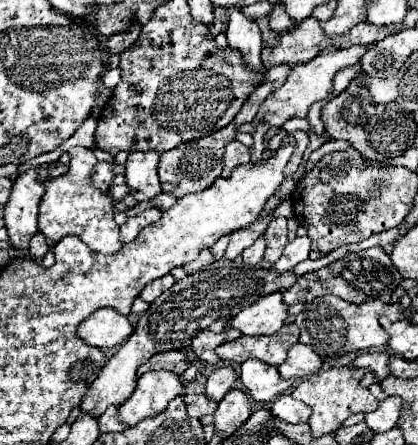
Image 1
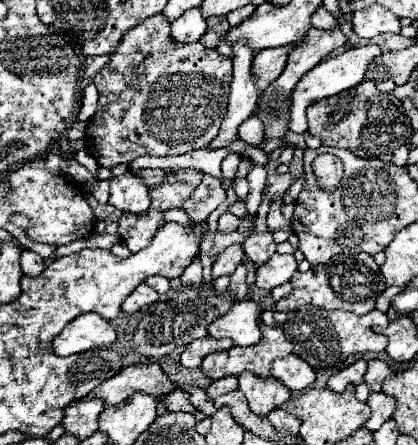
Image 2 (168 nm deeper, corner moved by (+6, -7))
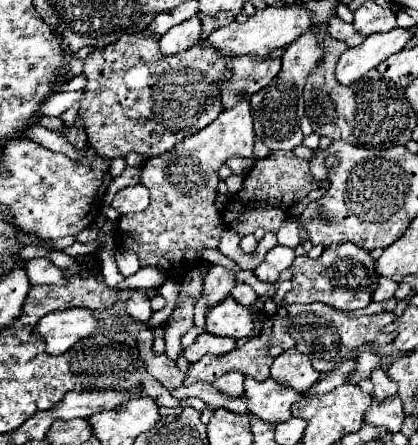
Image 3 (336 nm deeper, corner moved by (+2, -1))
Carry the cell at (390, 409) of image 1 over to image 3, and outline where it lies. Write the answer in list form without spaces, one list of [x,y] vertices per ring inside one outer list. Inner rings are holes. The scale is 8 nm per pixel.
[[[374,368],[370,380],[374,382],[374,396],[378,400],[386,400],[396,394],[396,384],[388,378],[388,374],[382,368]]]

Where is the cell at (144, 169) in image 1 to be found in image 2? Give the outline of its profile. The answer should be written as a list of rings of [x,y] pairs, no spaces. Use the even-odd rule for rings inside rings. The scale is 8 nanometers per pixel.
[[[128,170],[120,176],[114,176],[110,182],[110,204],[118,210],[142,214],[150,208],[150,188],[144,184],[144,180]]]

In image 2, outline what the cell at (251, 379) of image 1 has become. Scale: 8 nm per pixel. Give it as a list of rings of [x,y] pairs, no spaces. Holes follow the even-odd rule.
[[[242,372],[242,380],[238,380],[242,388],[242,394],[248,400],[248,406],[258,416],[266,416],[270,410],[282,406],[292,394],[284,384],[280,384],[276,378],[260,378],[252,372]]]

